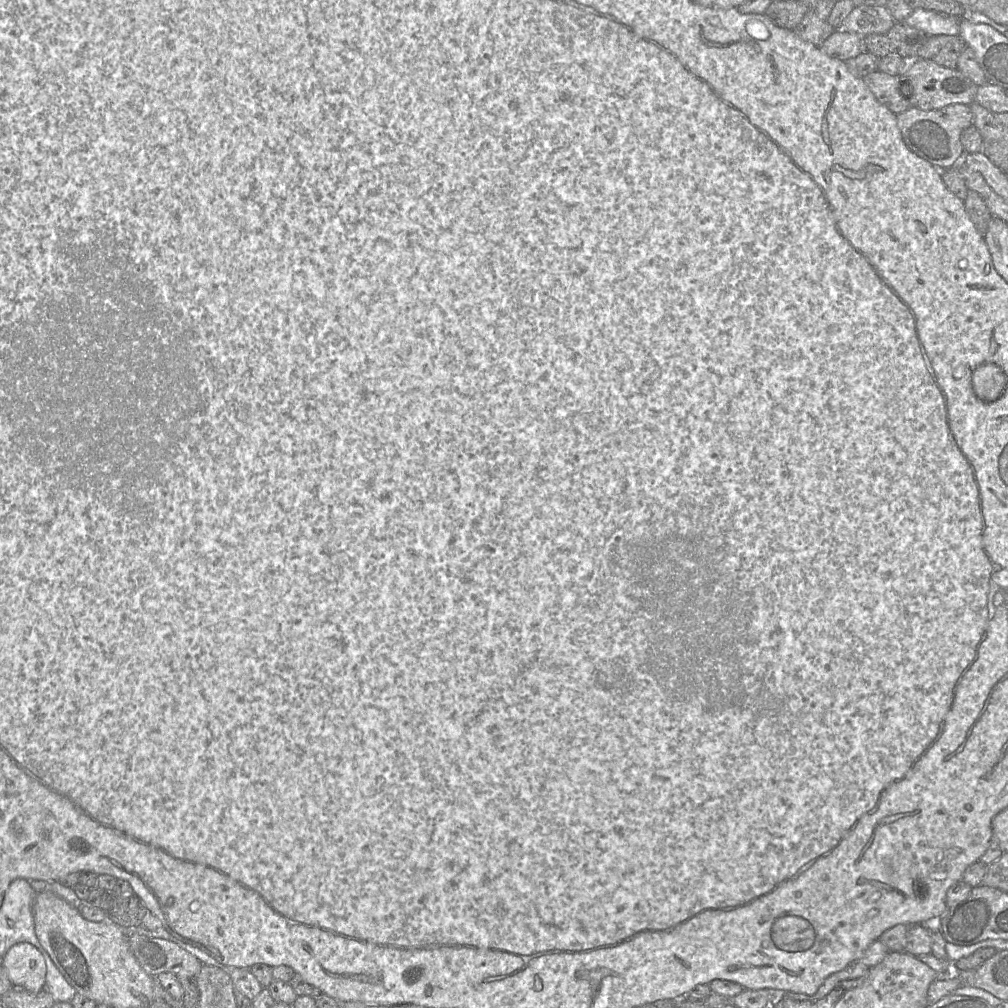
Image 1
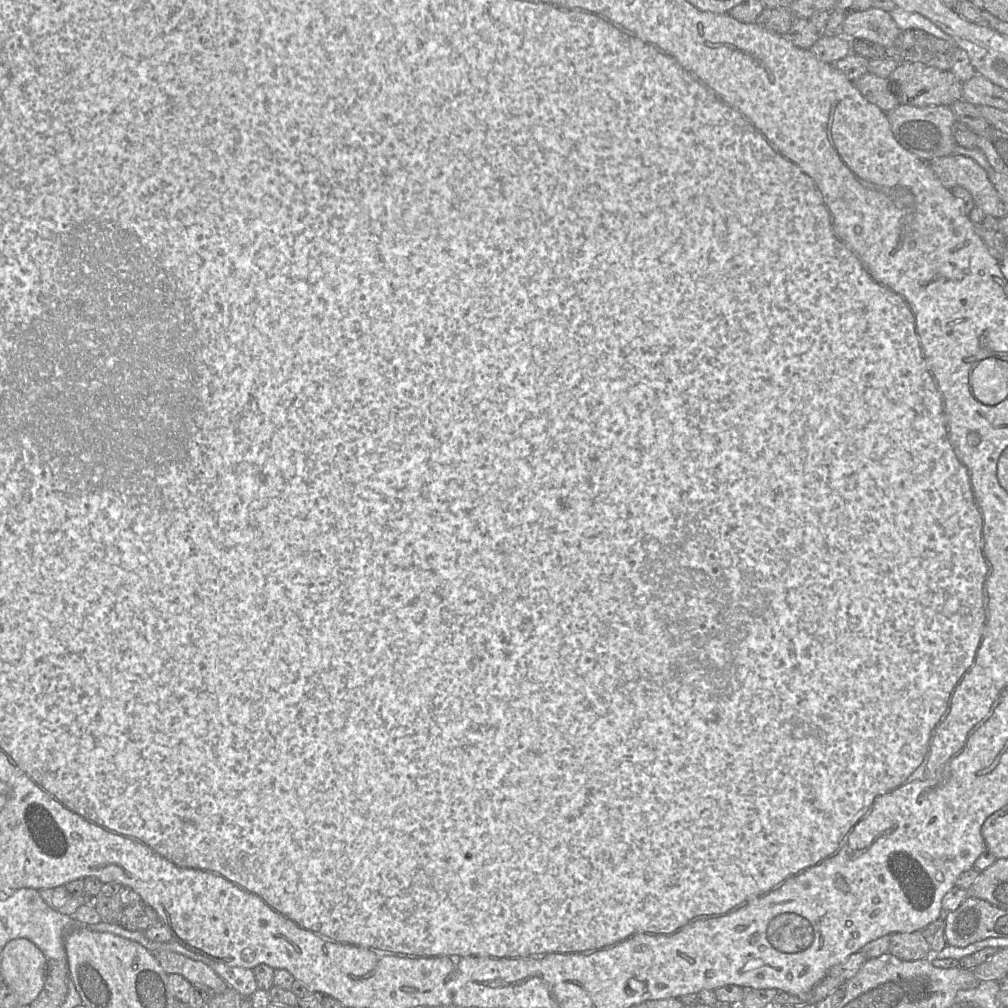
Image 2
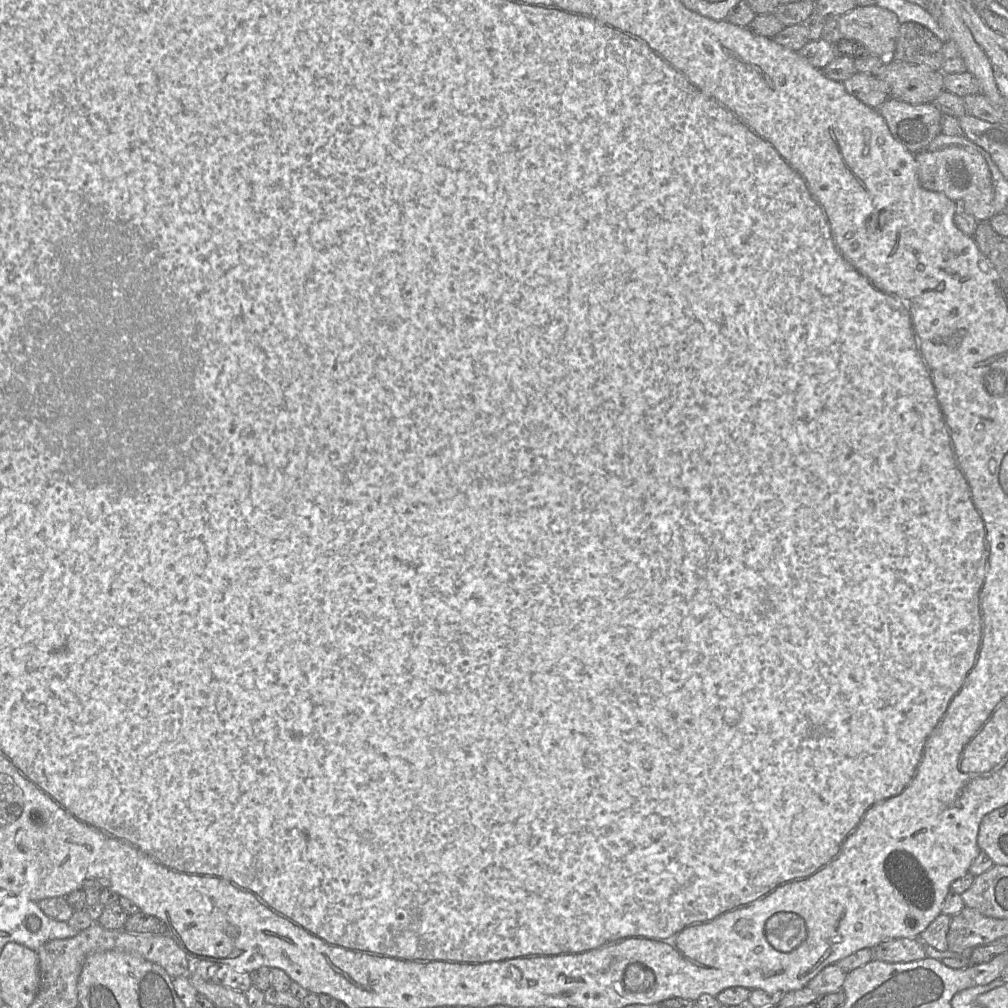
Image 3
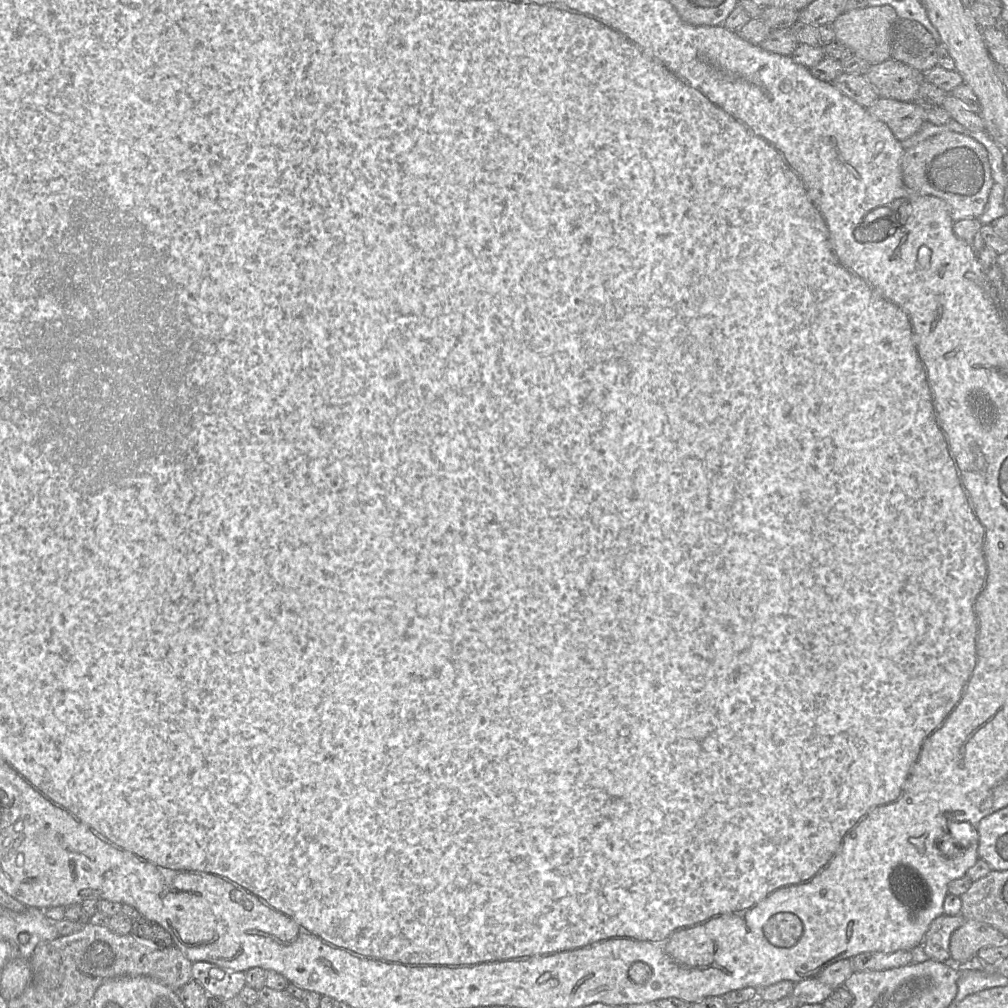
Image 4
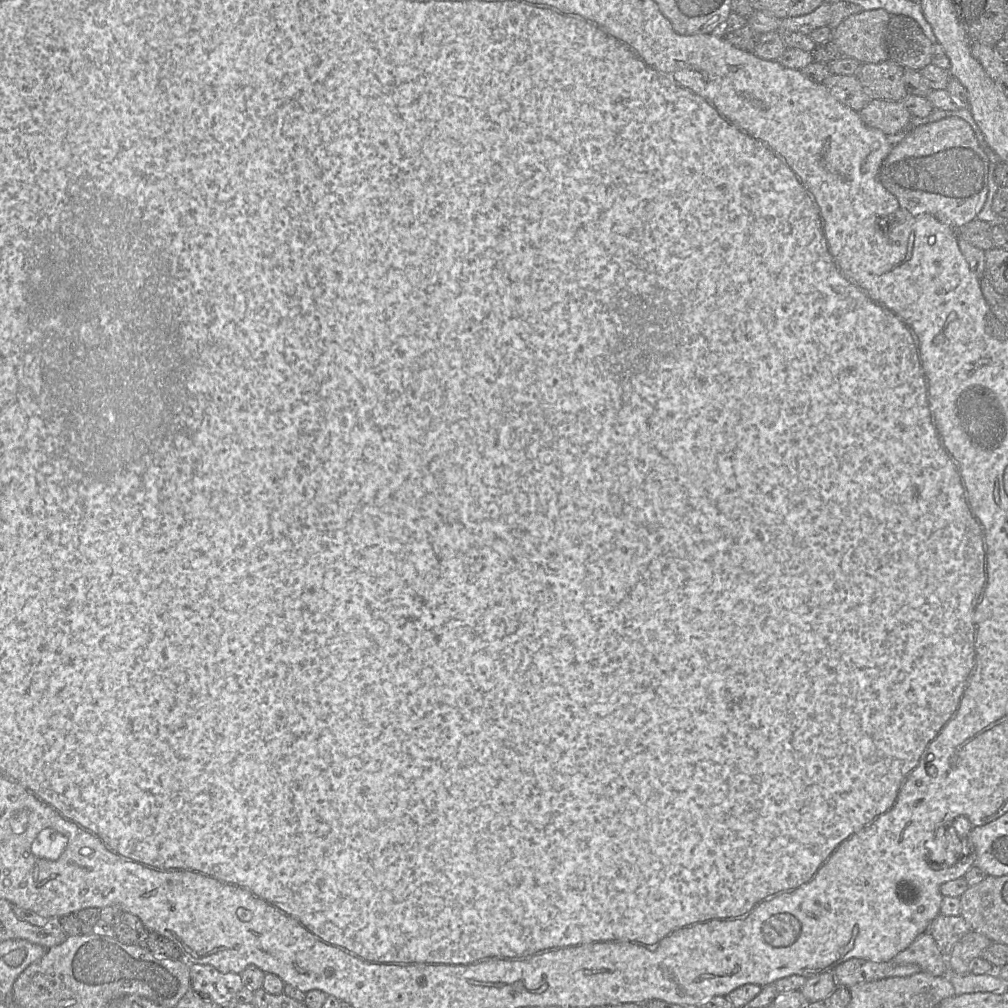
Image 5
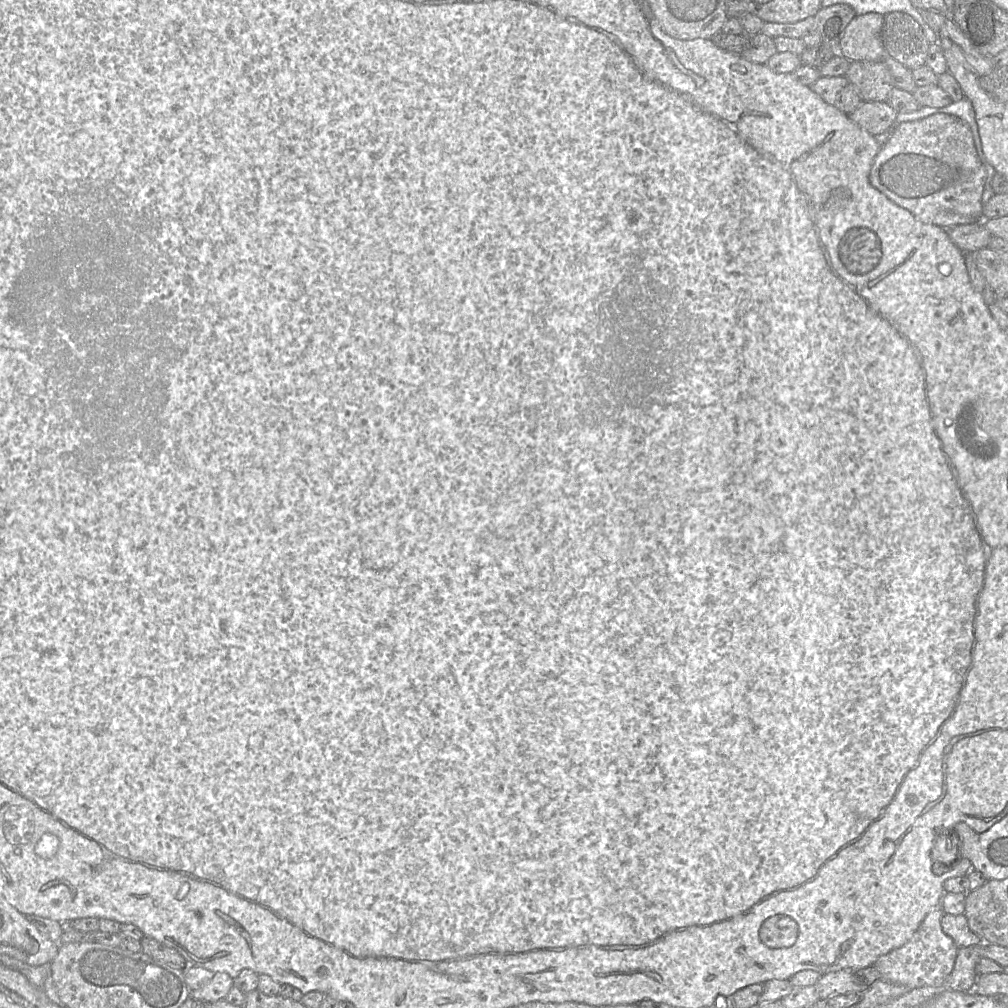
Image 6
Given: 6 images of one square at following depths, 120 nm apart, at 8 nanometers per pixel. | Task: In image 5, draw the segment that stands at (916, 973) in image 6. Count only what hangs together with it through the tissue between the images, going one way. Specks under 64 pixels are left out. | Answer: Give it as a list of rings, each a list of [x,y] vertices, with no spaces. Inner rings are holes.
[[[928,932],[920,934],[907,949],[898,953],[891,961],[898,965],[916,964],[922,971],[933,976],[948,977],[950,971],[948,960]]]

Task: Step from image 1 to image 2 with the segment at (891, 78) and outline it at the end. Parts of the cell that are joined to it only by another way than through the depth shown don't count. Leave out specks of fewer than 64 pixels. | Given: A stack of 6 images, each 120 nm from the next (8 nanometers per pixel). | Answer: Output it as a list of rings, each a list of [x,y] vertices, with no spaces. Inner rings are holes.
[[[865,73],[854,81],[854,85],[863,97],[885,113],[895,109],[900,104],[900,98],[897,97],[893,84],[895,83],[889,78],[881,78],[871,73]]]

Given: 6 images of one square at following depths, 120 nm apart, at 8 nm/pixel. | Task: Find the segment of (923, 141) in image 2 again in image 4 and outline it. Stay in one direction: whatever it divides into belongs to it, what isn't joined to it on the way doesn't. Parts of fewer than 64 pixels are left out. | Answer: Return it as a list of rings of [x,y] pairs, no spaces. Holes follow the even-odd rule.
[[[880,97],[867,111],[884,122],[900,142],[916,134],[926,122],[924,105],[919,102]]]

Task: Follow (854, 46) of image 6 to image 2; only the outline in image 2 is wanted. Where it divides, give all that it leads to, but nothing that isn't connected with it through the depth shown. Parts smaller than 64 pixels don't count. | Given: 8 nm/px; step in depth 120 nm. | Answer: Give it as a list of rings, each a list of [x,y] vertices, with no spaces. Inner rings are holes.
[[[879,8],[848,13],[843,25],[843,36],[864,39],[893,50],[900,29],[891,15]]]

